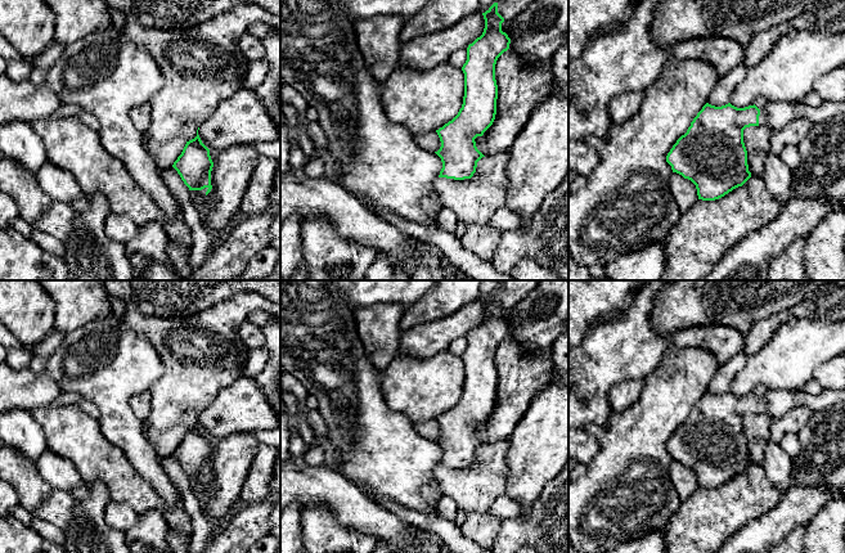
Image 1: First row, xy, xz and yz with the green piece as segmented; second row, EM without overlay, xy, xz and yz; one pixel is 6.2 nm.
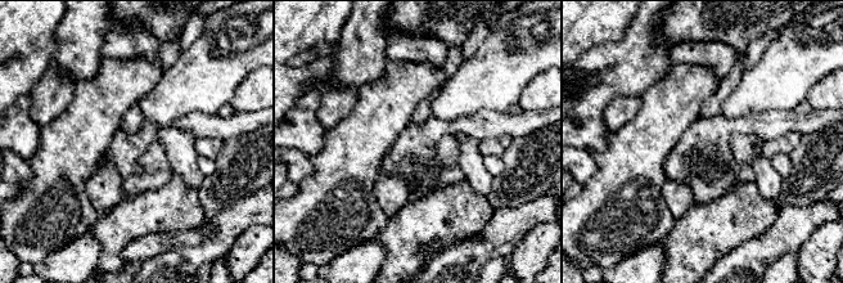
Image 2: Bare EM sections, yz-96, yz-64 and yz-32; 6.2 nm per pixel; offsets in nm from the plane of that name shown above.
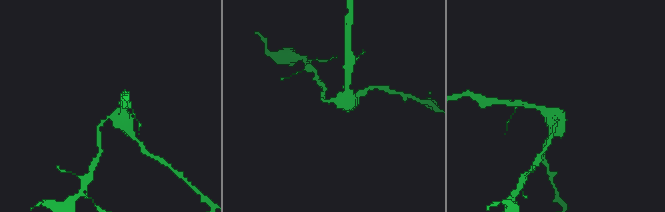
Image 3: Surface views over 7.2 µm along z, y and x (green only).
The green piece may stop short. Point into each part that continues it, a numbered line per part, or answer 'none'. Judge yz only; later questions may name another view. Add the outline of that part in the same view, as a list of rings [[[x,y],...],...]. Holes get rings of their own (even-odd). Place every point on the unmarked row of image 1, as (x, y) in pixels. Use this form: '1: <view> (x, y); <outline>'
1: yz (777, 403); [[[773,390],[765,397],[760,397],[759,413],[768,413],[776,419],[791,412],[799,403],[806,404],[815,413],[845,401],[845,391],[824,390],[818,396],[804,394],[795,395],[787,390]]]

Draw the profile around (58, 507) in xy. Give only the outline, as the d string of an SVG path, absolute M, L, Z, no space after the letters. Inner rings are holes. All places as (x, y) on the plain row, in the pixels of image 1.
M53 489L50 495L31 514L33 518L49 521L66 531L76 505L77 499L71 493Z

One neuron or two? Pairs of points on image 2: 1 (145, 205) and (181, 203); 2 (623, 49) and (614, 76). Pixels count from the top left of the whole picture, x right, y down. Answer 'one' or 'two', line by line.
1: one
2: one

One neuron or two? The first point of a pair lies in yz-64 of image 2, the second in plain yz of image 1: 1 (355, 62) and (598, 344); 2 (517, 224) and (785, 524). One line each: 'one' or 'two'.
1: one
2: one

